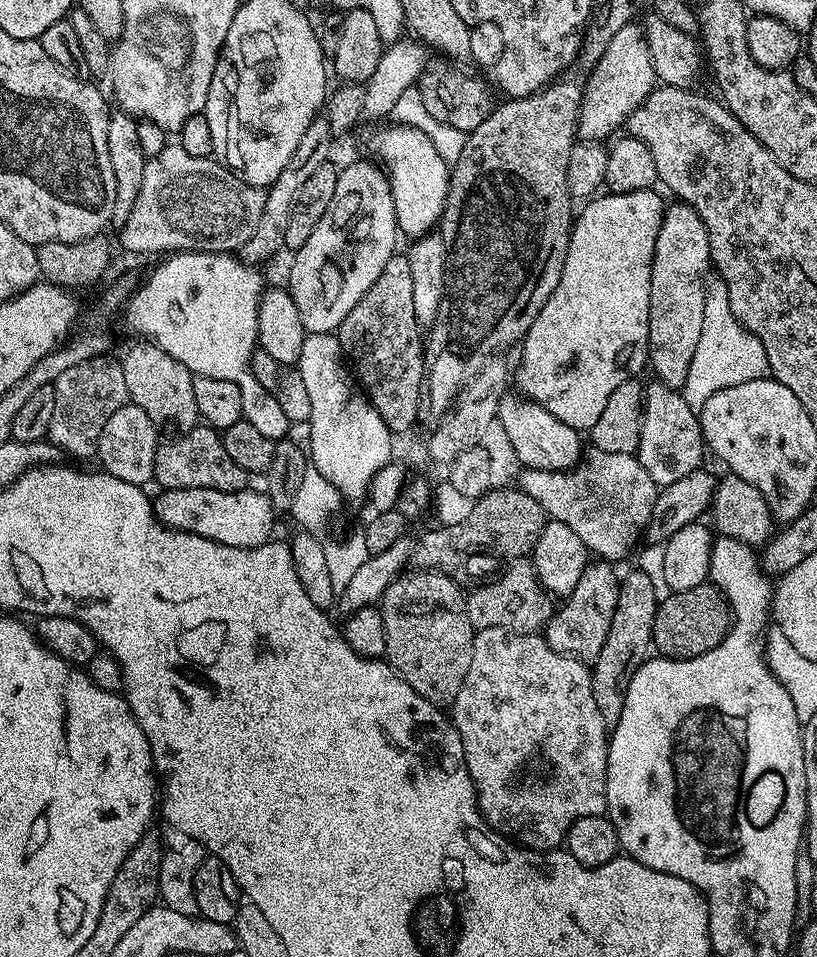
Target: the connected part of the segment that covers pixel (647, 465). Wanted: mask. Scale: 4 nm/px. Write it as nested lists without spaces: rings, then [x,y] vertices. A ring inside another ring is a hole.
[[[659,382],[644,388],[644,412],[640,416],[640,437],[634,454],[657,486],[678,482],[678,478],[686,478],[705,463],[706,445],[700,418],[697,409],[686,402],[683,391]]]

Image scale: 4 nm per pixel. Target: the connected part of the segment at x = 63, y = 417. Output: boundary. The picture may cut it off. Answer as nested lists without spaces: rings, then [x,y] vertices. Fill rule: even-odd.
[[[108,354],[90,356],[86,362],[64,368],[58,374],[54,390],[54,414],[50,418],[47,439],[58,446],[61,453],[72,456],[96,456],[98,438],[111,416],[122,405],[129,403],[126,378],[122,374],[120,360],[111,360]]]

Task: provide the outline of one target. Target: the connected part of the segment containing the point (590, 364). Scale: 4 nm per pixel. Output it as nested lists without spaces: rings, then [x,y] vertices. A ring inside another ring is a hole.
[[[647,188],[646,190],[638,190],[637,192],[613,192],[611,194],[600,194],[595,198],[589,199],[583,205],[584,208],[579,209],[578,215],[575,217],[572,226],[572,236],[568,240],[568,253],[566,254],[566,262],[562,266],[562,274],[555,281],[556,289],[548,292],[548,300],[542,306],[542,310],[538,314],[538,318],[534,318],[534,322],[530,326],[528,333],[524,335],[522,341],[522,349],[524,353],[520,356],[520,369],[515,369],[514,376],[520,379],[519,391],[523,393],[527,399],[533,400],[534,403],[540,404],[546,410],[550,410],[550,414],[554,414],[554,418],[558,418],[562,422],[566,422],[566,426],[577,430],[590,430],[594,426],[594,422],[598,422],[606,402],[610,402],[610,394],[614,394],[614,390],[618,390],[618,386],[622,386],[622,382],[639,377],[640,371],[646,368],[649,363],[648,357],[648,338],[647,338],[647,318],[650,310],[650,284],[651,284],[651,268],[652,259],[655,254],[655,239],[658,238],[659,228],[662,226],[663,214],[666,207],[665,201],[660,201],[659,191]]]

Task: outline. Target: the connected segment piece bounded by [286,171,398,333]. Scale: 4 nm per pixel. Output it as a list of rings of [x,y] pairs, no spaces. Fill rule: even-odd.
[[[383,171],[368,172],[364,176],[364,200],[352,200],[352,220],[340,220],[340,236],[310,234],[310,242],[291,257],[286,289],[298,308],[305,333],[335,333],[397,251],[396,236],[396,211],[388,177]]]

